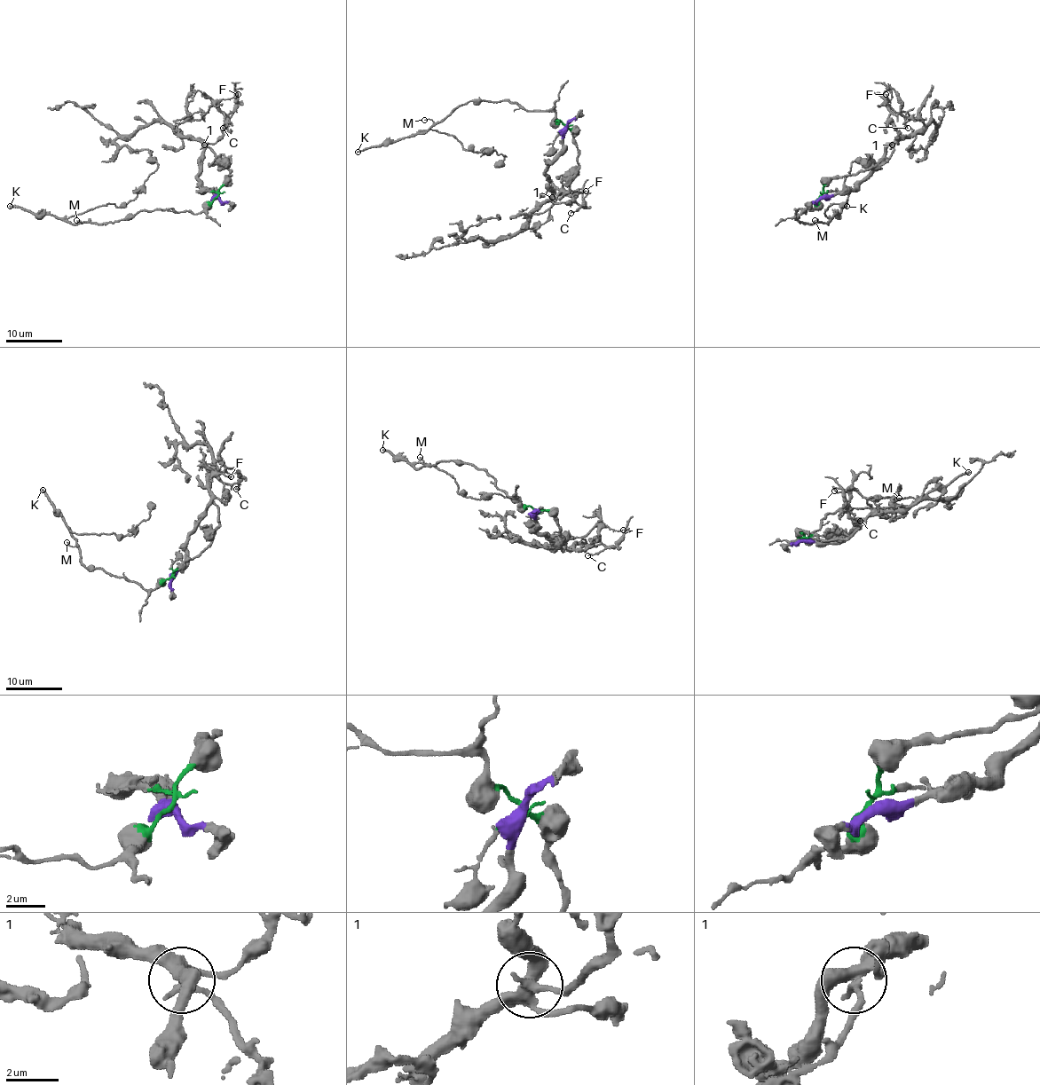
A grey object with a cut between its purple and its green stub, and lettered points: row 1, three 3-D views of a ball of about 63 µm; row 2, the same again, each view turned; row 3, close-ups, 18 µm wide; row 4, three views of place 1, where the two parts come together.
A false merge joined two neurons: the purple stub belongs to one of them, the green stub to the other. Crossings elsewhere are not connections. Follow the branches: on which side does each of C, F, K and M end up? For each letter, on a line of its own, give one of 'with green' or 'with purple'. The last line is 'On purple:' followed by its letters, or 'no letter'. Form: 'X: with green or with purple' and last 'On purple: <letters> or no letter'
C: with purple
F: with purple
K: with green
M: with green
On purple: C, F

